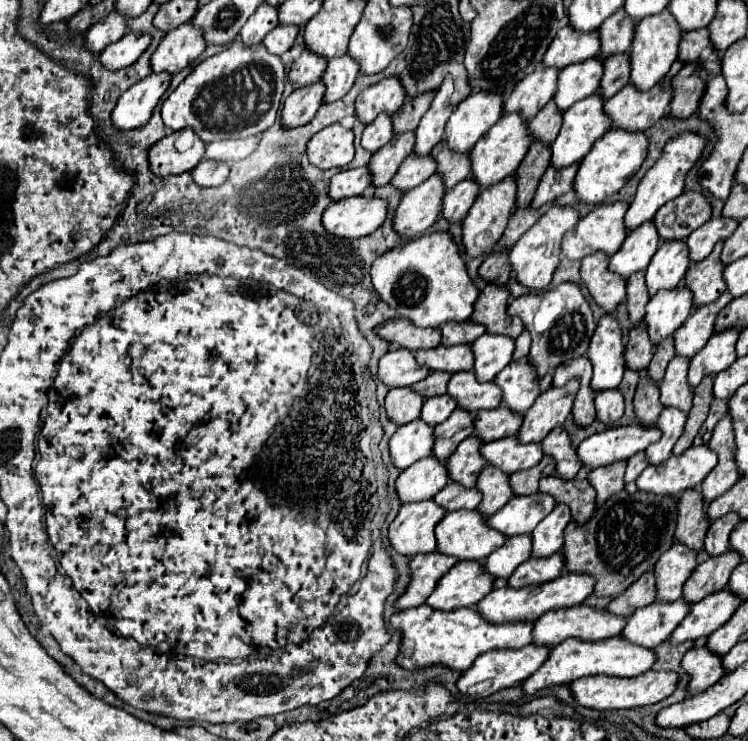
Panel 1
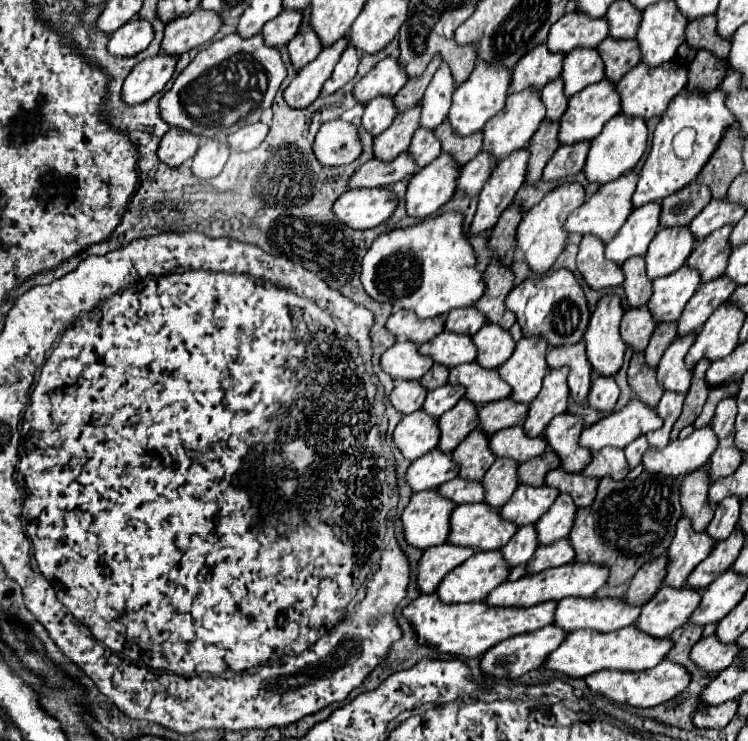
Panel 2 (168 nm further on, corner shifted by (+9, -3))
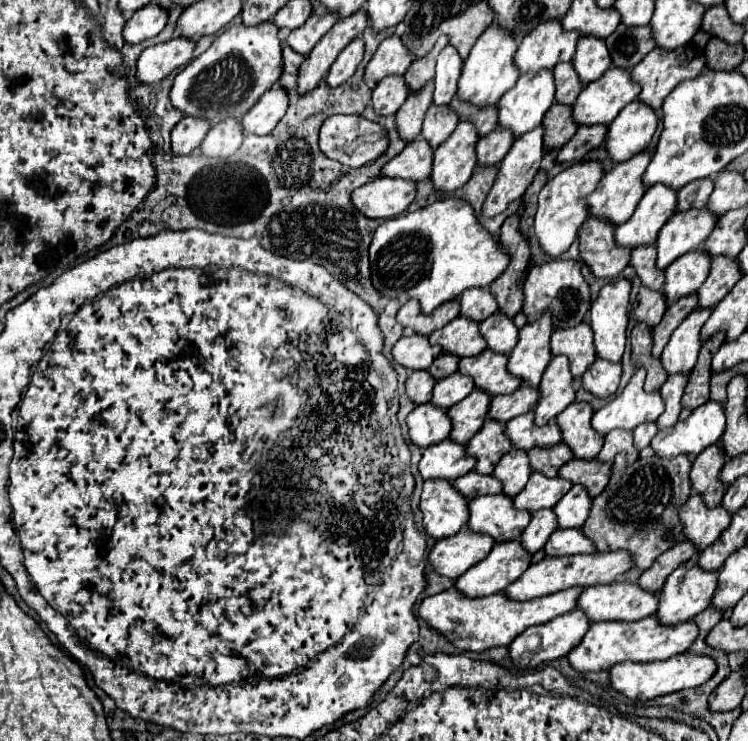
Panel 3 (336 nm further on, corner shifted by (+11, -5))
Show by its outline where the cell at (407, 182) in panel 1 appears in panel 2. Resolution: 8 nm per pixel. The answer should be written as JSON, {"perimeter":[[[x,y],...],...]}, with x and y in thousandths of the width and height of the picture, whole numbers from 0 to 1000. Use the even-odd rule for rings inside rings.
{"perimeter":[[[567,173],[556,175],[545,202],[556,213],[559,227],[567,227],[570,221],[575,221],[591,205],[591,200],[586,200],[586,186],[580,184],[580,178],[570,178]]]}

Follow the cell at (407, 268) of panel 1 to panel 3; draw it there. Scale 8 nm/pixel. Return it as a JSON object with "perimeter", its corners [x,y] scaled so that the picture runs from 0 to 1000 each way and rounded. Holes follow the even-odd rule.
{"perimeter":[[[610,267],[583,270],[570,281],[516,297],[503,308],[495,329],[500,389],[537,410],[548,402],[559,405],[564,424],[575,424],[602,405],[615,405],[620,391],[655,386],[674,367],[676,356],[679,343],[639,302],[634,281]]]}

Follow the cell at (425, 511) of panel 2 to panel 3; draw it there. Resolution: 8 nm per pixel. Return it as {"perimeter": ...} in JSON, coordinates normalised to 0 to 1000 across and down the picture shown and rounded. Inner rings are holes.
{"perimeter":[[[570,648],[561,669],[561,691],[567,694],[567,702],[564,702],[567,718],[580,729],[591,729],[615,718],[615,713],[626,702],[626,691],[620,688],[623,680],[626,675],[615,672],[615,667],[610,667],[610,661],[602,656],[599,648]]]}

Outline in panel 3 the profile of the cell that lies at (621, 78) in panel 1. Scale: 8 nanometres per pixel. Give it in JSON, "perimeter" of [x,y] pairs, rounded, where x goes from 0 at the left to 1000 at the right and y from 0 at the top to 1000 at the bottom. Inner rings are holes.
{"perimeter":[[[826,35],[816,51],[810,51],[813,70],[818,70],[818,86],[834,94],[845,94],[877,59],[872,57],[866,35]]]}

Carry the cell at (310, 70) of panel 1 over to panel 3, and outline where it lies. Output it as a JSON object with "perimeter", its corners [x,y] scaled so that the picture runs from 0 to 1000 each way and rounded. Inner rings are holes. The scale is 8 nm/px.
{"perimeter":[[[436,13],[430,16],[420,16],[401,38],[390,40],[382,49],[382,59],[398,70],[398,73],[414,73],[417,65],[428,57],[428,51],[452,30],[452,24],[444,24],[444,19],[439,19]]]}

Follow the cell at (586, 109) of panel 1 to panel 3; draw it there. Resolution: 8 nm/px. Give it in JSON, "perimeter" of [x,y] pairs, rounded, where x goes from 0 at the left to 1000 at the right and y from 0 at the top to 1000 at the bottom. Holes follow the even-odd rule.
{"perimeter":[[[816,92],[805,105],[778,119],[765,143],[765,159],[773,170],[816,167],[826,151],[850,135],[856,119],[842,108],[842,100],[829,92]]]}

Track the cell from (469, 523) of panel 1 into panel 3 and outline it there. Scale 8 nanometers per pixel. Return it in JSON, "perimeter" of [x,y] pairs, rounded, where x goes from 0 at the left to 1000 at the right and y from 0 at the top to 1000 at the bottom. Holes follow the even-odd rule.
{"perimeter":[[[674,667],[639,669],[628,675],[626,691],[626,715],[650,721],[660,731],[693,729],[709,704],[709,694],[703,688],[684,688],[684,672]]]}

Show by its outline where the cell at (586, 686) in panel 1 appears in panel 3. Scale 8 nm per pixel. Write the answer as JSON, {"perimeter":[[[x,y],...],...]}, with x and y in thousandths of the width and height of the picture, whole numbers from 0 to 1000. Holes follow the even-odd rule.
{"perimeter":[[[914,880],[885,893],[861,893],[861,896],[832,893],[832,896],[818,899],[813,907],[816,907],[816,923],[824,934],[834,937],[842,945],[864,947],[880,939],[890,939],[914,928],[928,928],[928,926],[941,923],[957,907],[957,896],[947,885],[930,885],[930,883]]]}

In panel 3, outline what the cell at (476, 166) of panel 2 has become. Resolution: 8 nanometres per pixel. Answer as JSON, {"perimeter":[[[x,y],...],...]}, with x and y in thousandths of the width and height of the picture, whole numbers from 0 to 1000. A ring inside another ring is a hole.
{"perimeter":[[[660,175],[658,181],[647,184],[636,194],[636,213],[639,224],[658,227],[671,219],[671,213],[679,208],[687,186],[679,186],[679,181],[668,181],[668,175]]]}

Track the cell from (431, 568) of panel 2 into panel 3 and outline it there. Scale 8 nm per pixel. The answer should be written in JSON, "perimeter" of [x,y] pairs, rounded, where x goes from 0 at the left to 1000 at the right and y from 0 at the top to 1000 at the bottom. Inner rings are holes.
{"perimeter":[[[620,713],[594,729],[586,729],[572,748],[572,758],[588,777],[612,780],[628,764],[642,758],[655,742],[658,726],[642,726],[642,721],[620,721]]]}

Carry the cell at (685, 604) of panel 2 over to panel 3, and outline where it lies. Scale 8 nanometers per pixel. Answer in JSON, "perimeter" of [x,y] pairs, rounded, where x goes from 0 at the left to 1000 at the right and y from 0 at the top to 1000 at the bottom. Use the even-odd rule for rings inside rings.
{"perimeter":[[[917,758],[917,761],[909,761],[890,783],[885,799],[882,799],[882,810],[880,810],[880,823],[877,823],[877,834],[882,842],[888,845],[904,845],[904,842],[912,842],[912,839],[920,839],[925,837],[930,829],[936,829],[939,823],[947,821],[949,810],[952,810],[952,802],[955,802],[955,794],[957,794],[957,783],[960,783],[960,775],[957,772],[944,772],[944,769],[936,769],[930,761],[925,758]]]}

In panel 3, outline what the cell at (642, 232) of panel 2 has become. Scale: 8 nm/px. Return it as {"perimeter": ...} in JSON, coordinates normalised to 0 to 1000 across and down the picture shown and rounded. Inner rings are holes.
{"perimeter":[[[872,251],[872,256],[864,256],[864,262],[858,265],[858,273],[850,278],[850,286],[845,289],[845,294],[824,305],[824,313],[821,313],[824,329],[832,335],[853,335],[853,332],[874,329],[882,308],[901,289],[901,281],[904,281],[904,256],[893,256],[890,251]]]}

